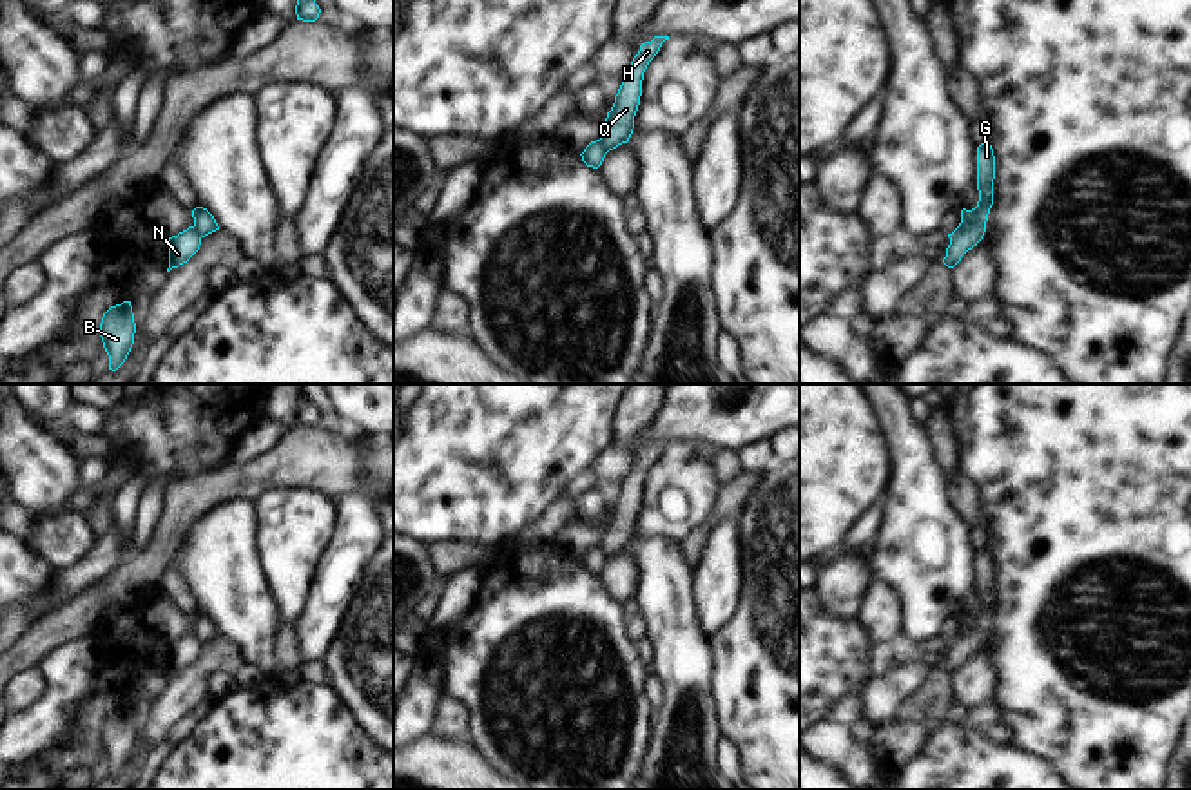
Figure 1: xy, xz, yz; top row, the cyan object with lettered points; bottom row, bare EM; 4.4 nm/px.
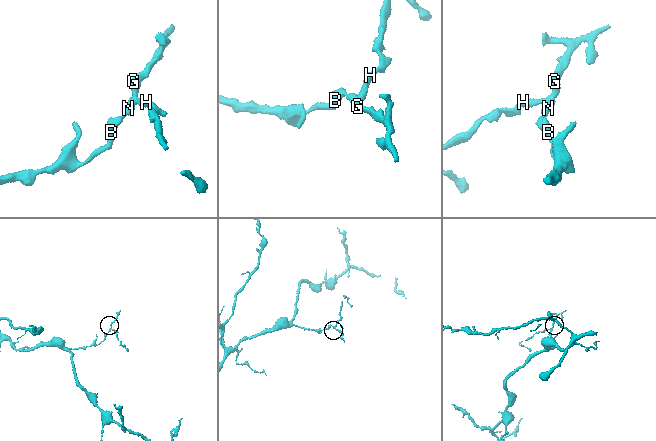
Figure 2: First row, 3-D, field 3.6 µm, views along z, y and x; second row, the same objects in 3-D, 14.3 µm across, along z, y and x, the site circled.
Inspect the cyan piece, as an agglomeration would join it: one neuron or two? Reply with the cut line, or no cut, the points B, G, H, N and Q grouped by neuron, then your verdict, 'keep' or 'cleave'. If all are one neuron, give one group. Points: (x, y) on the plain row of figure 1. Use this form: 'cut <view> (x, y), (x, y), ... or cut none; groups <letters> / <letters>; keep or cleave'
cut yz (985, 626), (974, 626), (950, 645); groups B N / G H Q; cleave

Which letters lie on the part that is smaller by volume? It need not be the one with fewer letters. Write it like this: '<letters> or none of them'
G, H, Q

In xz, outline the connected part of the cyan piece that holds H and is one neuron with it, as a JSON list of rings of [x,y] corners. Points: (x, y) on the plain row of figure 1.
[[[654,442],[651,448],[642,449],[627,478],[622,482],[622,491],[600,538],[600,549],[605,558],[629,547],[640,511],[644,478],[665,446],[669,442]]]

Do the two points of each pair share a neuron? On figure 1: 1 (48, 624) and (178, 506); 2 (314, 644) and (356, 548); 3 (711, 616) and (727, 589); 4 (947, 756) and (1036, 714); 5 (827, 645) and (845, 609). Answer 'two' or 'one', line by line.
1: one
2: one
3: one
4: two
5: two

